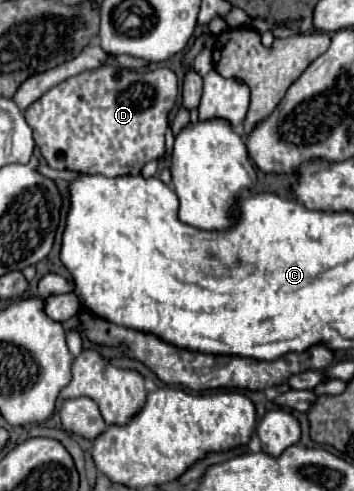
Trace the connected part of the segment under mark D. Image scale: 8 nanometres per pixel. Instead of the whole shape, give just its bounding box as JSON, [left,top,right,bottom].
[25,64,179,176]

